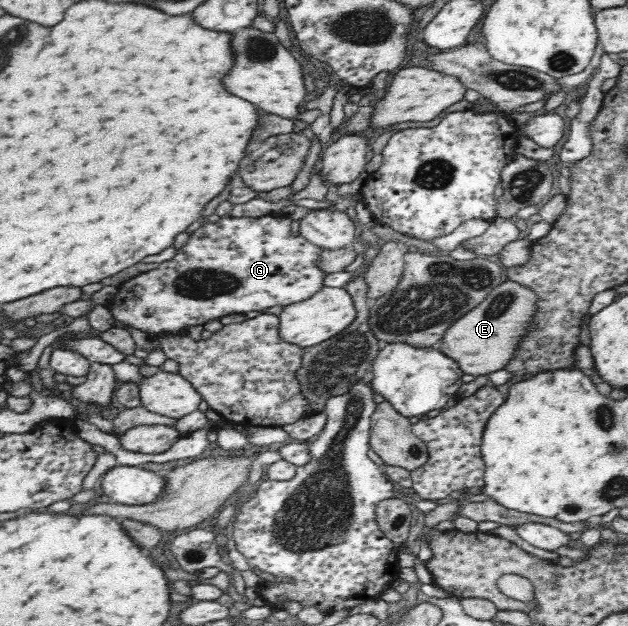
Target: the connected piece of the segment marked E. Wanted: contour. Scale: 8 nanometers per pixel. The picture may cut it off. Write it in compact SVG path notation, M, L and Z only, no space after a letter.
M507 280L493 288L471 312L456 320L435 348L457 362L461 371L475 378L505 369L515 356L520 340L526 335L536 308L537 295L530 288Z

